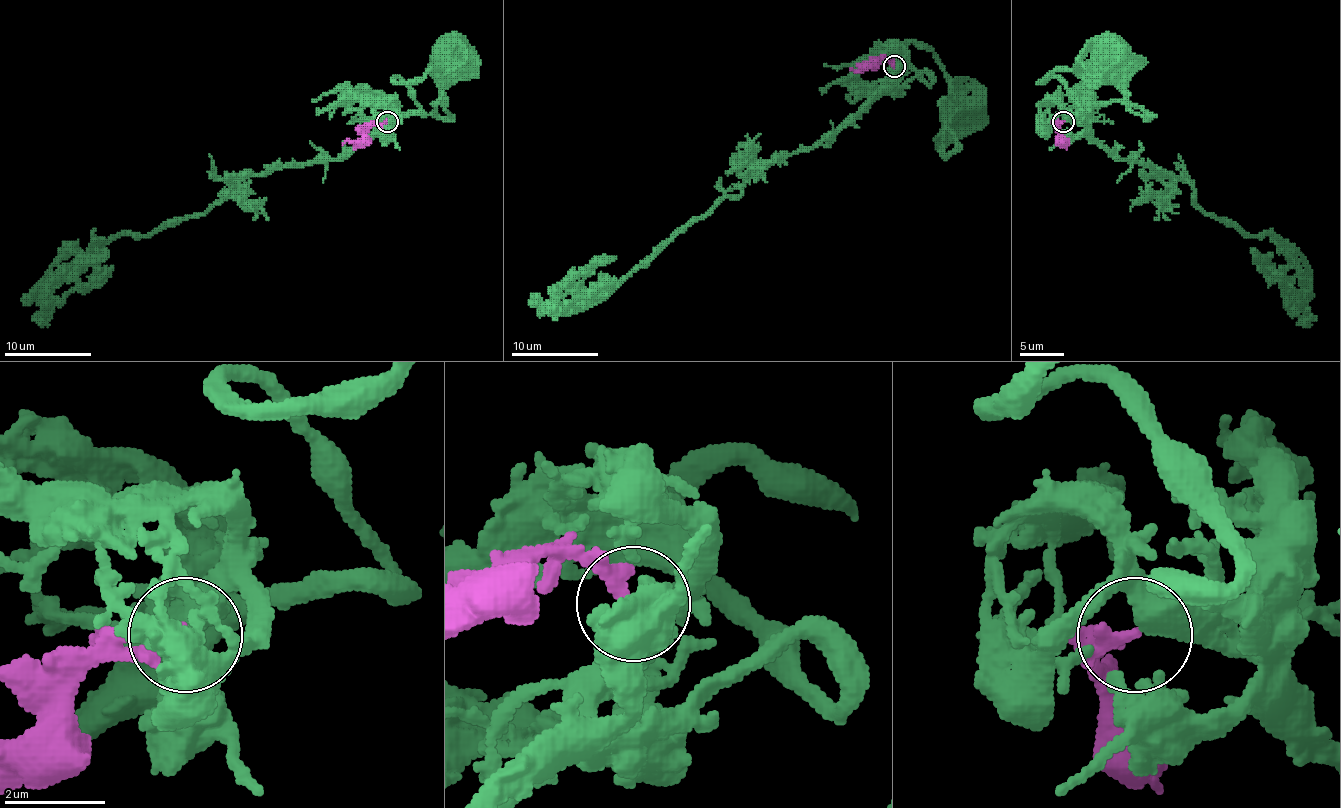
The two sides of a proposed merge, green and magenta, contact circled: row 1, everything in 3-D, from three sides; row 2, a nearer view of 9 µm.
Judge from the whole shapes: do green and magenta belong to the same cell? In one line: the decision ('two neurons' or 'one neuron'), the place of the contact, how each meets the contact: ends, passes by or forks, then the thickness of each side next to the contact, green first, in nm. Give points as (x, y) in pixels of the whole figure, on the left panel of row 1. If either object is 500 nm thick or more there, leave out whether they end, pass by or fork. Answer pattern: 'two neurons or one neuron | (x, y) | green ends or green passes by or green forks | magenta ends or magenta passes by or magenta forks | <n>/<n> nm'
one neuron | (387, 122) | green forks | magenta ends | 360/280 nm

